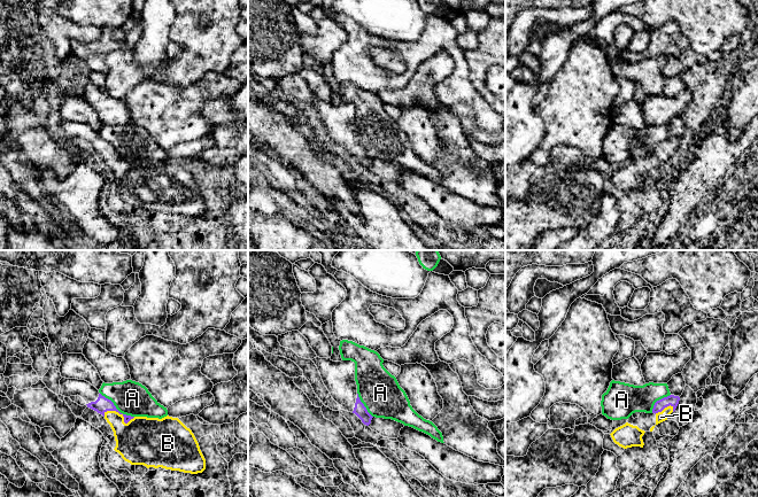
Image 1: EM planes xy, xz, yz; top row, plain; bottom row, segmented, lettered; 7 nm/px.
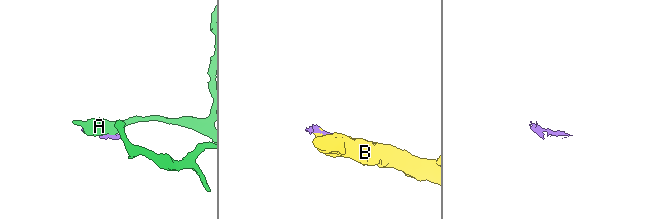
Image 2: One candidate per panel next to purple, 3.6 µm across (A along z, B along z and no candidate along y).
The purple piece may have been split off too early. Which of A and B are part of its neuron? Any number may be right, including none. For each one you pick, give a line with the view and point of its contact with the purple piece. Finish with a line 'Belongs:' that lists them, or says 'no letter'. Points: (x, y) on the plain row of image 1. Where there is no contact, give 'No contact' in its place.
B: Touches purple at xy (121, 156)
Belongs: B

